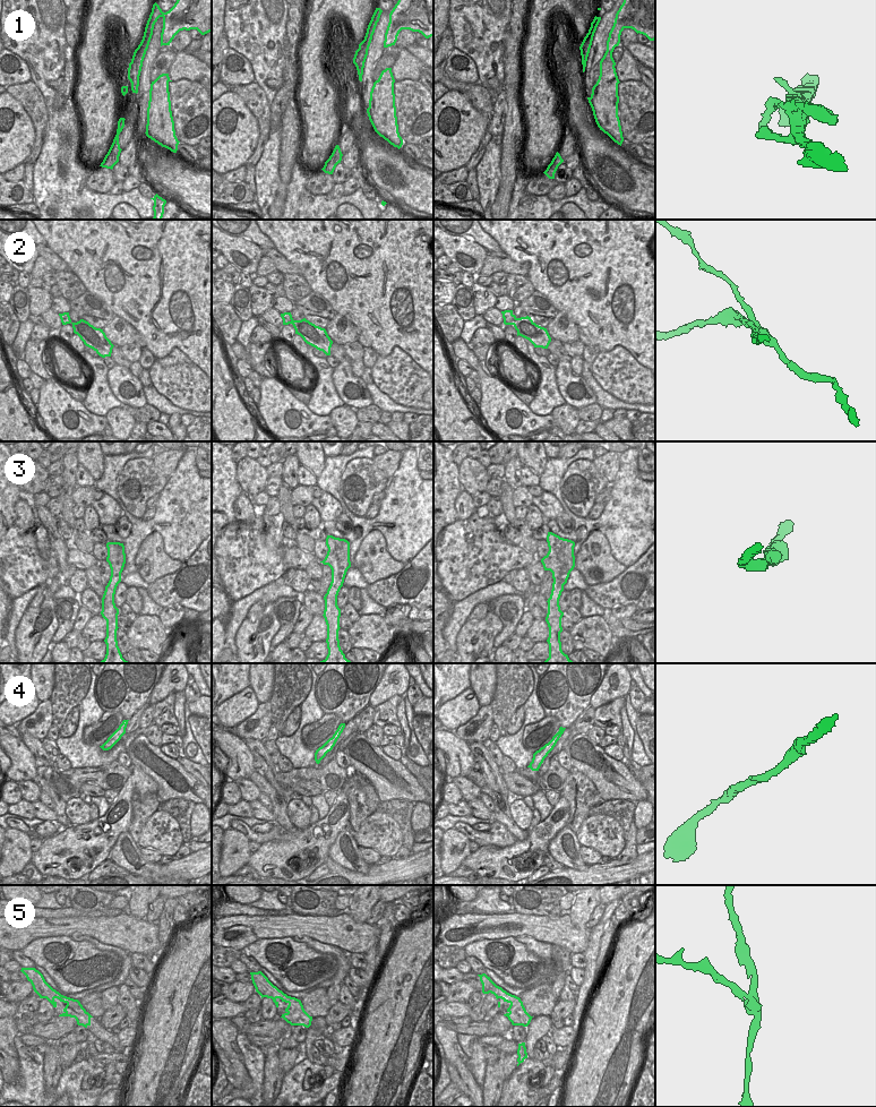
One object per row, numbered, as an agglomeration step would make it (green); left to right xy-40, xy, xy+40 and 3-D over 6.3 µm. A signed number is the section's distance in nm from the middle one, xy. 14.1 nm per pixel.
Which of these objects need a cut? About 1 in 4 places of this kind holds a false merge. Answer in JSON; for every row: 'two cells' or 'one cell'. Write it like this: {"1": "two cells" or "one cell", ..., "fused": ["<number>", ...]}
{"1": "one cell", "2": "two cells", "3": "one cell", "4": "one cell", "5": "two cells", "fused": ["2", "5"]}

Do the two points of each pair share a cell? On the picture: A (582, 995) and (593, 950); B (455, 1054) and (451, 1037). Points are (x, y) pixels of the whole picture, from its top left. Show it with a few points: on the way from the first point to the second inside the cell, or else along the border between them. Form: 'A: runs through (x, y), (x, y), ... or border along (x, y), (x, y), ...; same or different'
A: runs through (589, 984), (591, 961); same
B: runs through (452, 1049), (451, 1041); same

